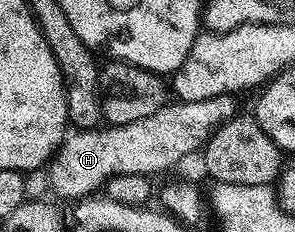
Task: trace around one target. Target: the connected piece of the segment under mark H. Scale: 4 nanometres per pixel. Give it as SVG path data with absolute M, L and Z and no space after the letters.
M230 94L189 103L169 101L162 109L158 109L158 113L150 113L150 117L142 117L142 121L134 121L130 125L110 125L102 131L73 130L60 140L60 146L47 164L49 188L74 201L99 192L111 175L155 177L159 171L168 171L187 155L195 151L197 154L217 127L238 114L236 99L235 94Z

